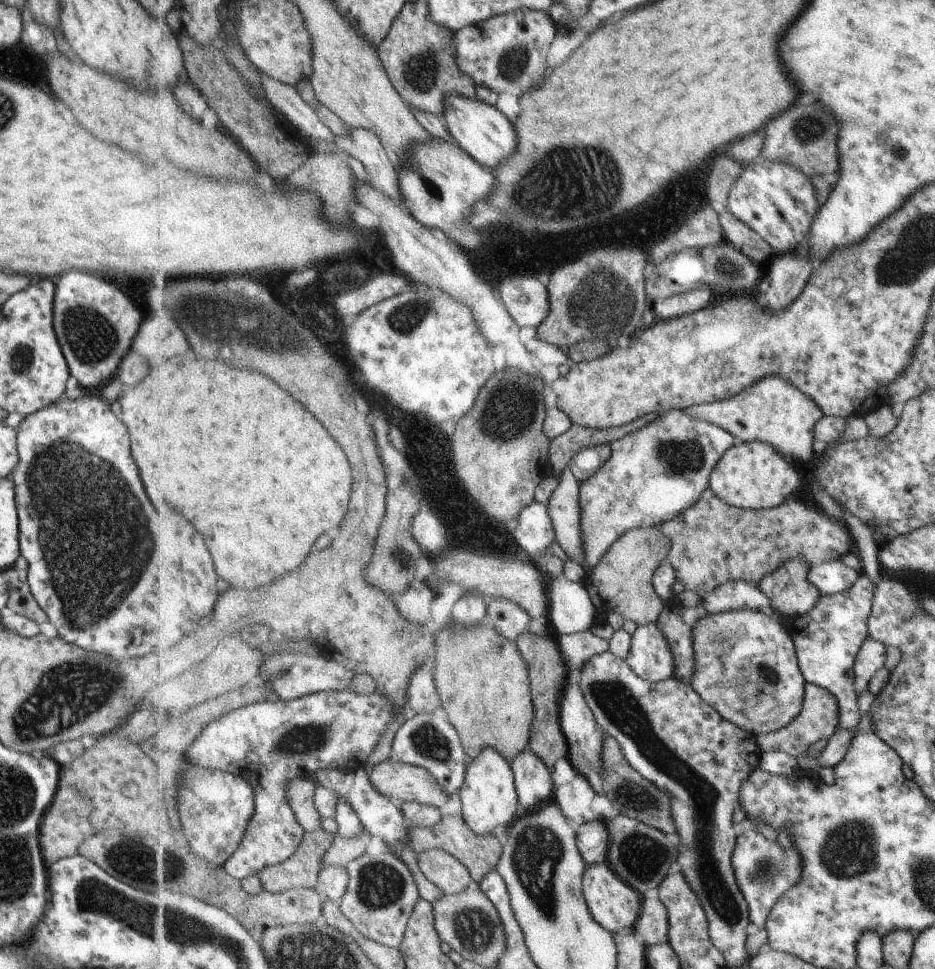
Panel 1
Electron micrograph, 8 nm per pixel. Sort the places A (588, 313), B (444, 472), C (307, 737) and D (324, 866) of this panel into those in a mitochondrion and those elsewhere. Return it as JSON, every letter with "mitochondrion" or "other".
{"A":"mitochondrion","B":"mitochondrion","C":"mitochondrion","D":"other"}

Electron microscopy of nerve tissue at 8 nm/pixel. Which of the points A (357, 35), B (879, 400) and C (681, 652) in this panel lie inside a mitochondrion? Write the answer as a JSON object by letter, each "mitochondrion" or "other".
{"A":"other","B":"other","C":"other"}

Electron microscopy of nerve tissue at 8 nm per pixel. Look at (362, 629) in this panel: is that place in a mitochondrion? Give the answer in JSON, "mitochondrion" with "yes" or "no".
{"mitochondrion":"no"}

